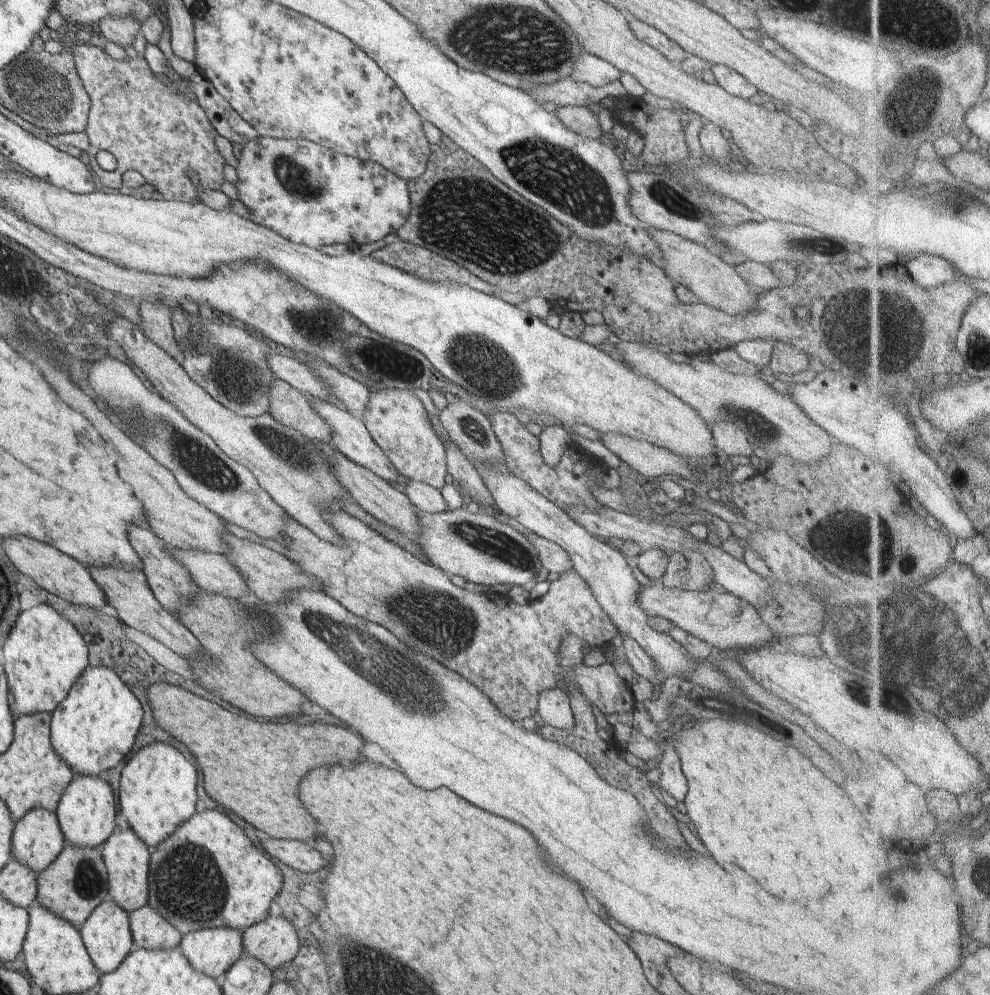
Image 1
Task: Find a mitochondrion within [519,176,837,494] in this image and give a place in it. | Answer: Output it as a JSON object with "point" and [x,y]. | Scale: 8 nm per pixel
{"point":[661,196]}

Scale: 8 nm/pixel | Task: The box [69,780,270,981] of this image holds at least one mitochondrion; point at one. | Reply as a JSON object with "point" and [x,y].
{"point":[190,886]}

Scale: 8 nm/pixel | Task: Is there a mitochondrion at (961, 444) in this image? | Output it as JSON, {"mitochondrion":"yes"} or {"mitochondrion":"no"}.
{"mitochondrion":"no"}

